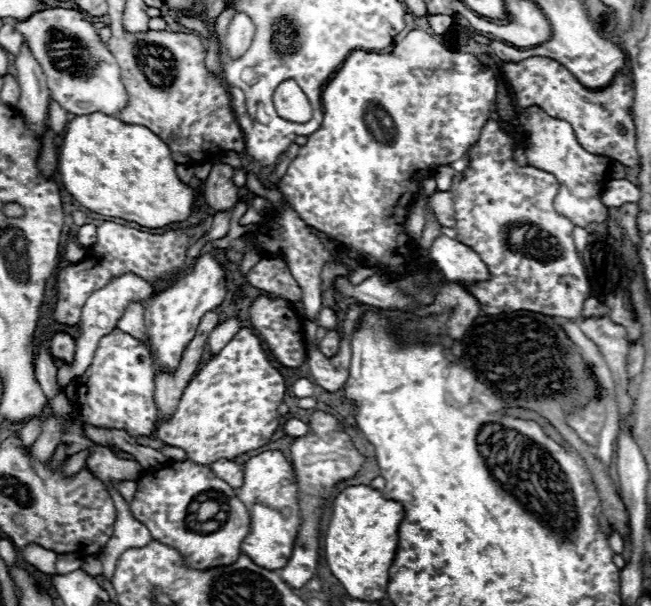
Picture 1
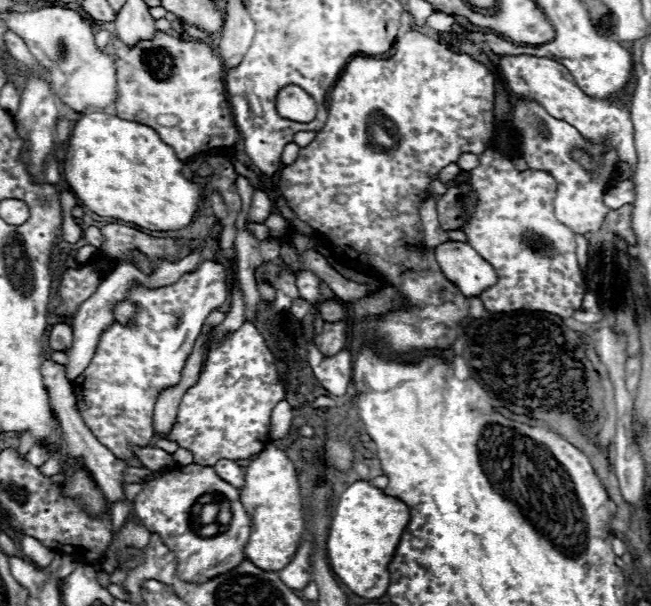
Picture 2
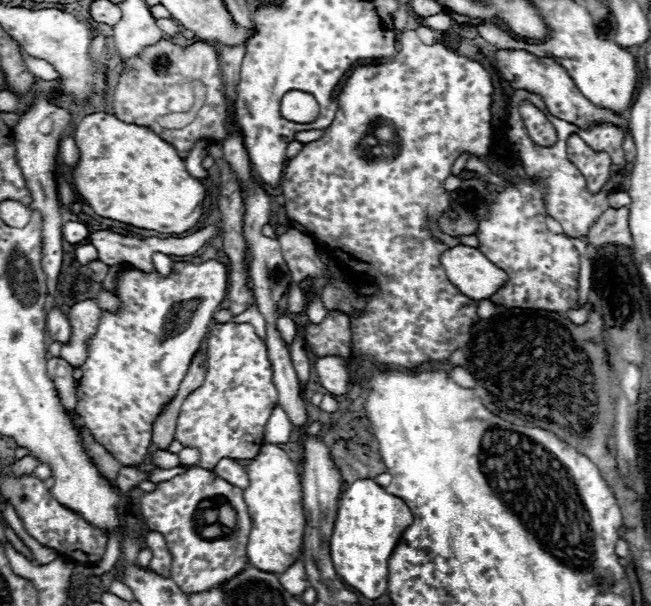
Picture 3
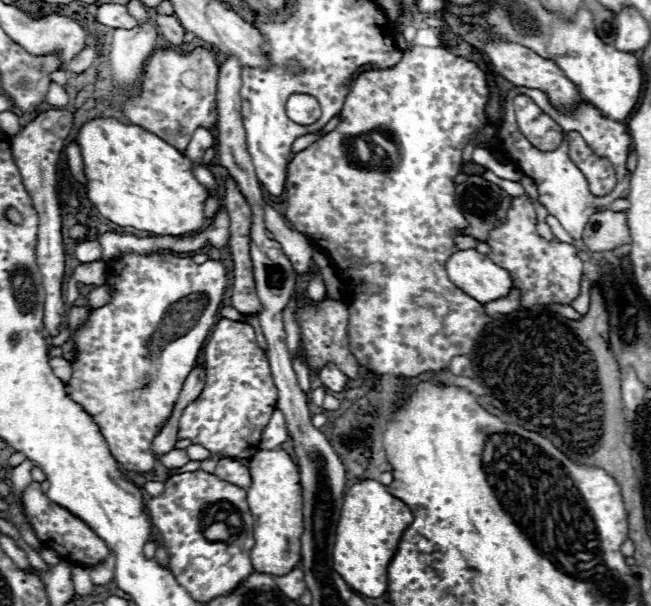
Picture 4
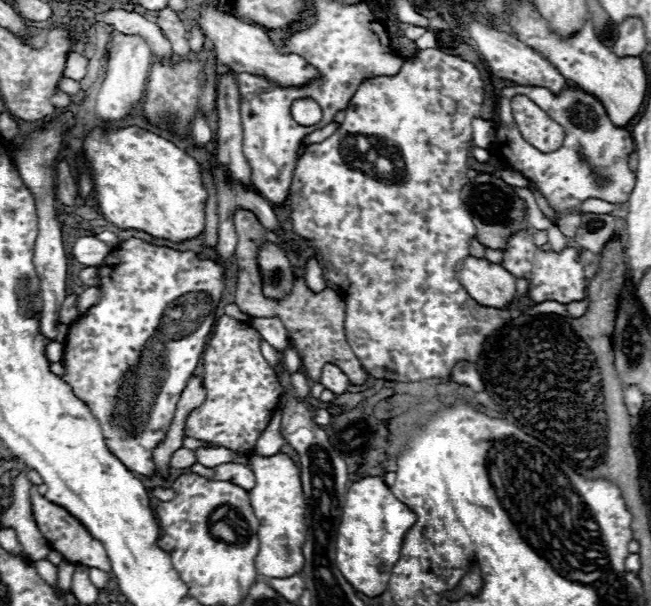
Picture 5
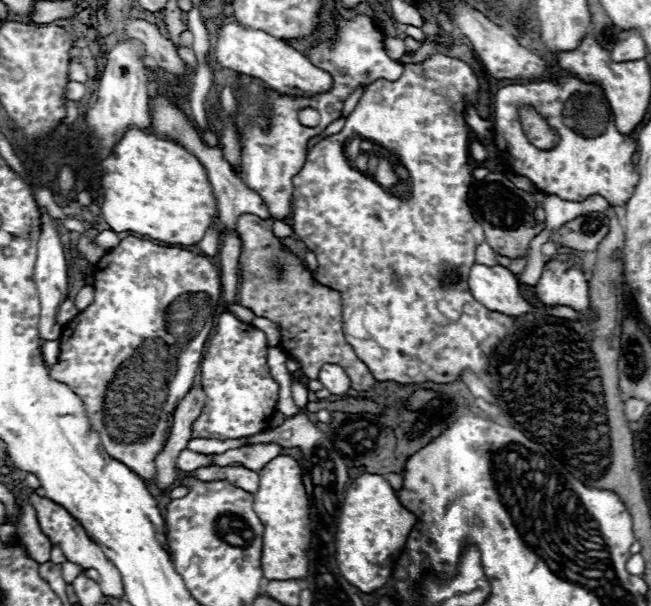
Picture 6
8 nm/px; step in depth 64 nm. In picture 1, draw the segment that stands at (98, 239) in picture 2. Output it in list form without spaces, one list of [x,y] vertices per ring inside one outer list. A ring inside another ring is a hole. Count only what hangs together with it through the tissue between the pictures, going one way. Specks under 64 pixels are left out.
[[[84,224],[76,230],[76,240],[82,246],[92,246],[96,242],[96,226],[94,224]]]

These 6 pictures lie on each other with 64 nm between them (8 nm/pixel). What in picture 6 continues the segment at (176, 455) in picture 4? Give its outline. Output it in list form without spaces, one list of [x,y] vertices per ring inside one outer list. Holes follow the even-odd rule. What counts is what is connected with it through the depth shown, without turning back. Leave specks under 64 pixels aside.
[[[182,450],[180,456],[178,456],[178,462],[176,462],[176,468],[178,470],[184,470],[184,472],[194,472],[196,468],[200,466],[210,466],[210,456],[206,454],[198,454],[198,452],[192,452],[192,450]]]

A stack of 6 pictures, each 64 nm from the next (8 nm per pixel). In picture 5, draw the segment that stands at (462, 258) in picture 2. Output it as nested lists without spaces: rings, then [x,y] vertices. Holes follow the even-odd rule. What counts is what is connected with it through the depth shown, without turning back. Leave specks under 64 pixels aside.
[[[476,256],[464,258],[458,280],[478,304],[490,308],[504,308],[516,290],[516,278],[506,268]]]

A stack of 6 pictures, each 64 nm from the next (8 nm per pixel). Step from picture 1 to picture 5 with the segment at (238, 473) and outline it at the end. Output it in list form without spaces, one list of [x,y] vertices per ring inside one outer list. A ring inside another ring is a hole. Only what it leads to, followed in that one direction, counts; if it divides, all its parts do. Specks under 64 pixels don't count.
[[[196,462],[188,470],[194,472],[194,474],[202,474],[206,478],[212,478],[212,480],[232,482],[232,484],[244,488],[244,490],[252,490],[254,488],[254,472],[248,466],[244,466],[244,464],[228,462],[228,464],[220,464],[216,468],[206,468],[200,462]]]

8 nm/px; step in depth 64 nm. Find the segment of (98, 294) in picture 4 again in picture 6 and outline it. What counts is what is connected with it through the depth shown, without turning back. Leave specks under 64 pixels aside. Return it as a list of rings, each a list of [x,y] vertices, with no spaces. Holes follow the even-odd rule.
[[[84,286],[84,288],[78,292],[74,304],[76,304],[76,308],[78,308],[80,312],[84,312],[92,302],[94,302],[94,288],[92,288],[92,286]]]

